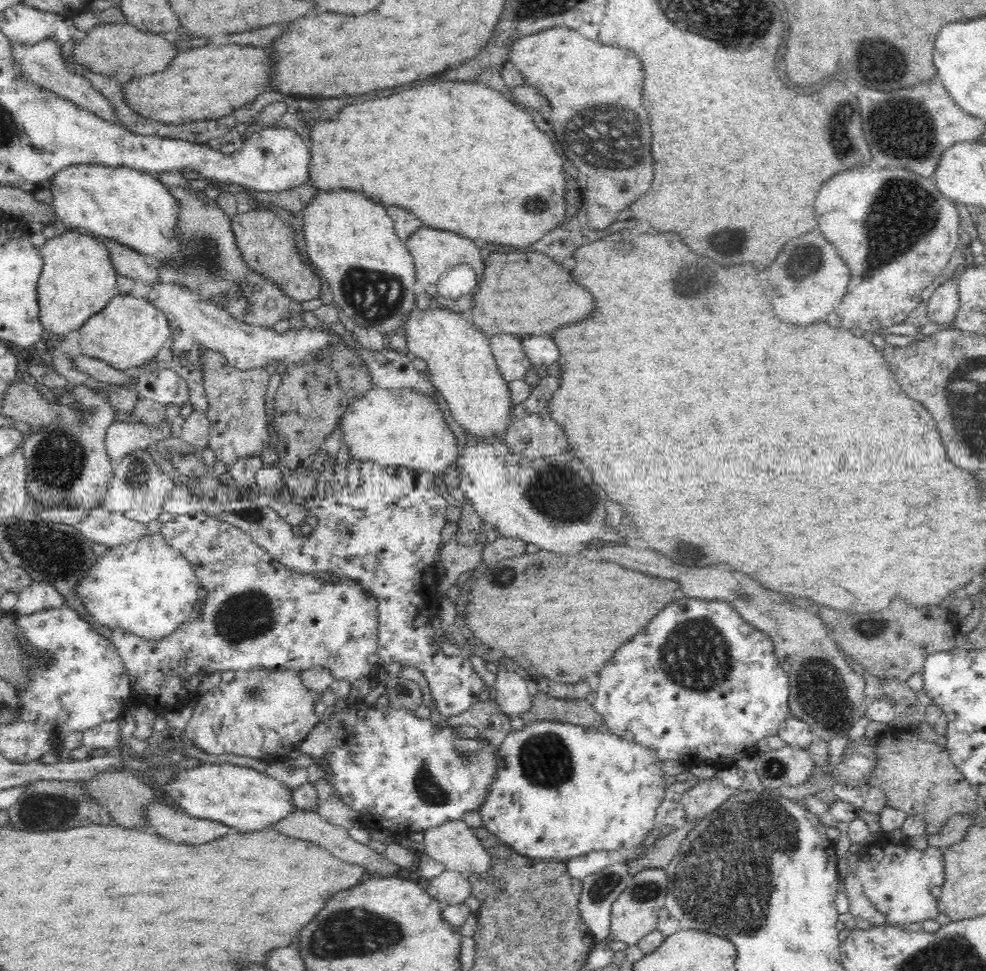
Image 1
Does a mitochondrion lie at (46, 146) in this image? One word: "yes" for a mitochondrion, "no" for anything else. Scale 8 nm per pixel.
no

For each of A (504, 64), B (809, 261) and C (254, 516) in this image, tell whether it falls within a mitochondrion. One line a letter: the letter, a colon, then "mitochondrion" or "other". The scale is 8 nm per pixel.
A: other
B: mitochondrion
C: mitochondrion

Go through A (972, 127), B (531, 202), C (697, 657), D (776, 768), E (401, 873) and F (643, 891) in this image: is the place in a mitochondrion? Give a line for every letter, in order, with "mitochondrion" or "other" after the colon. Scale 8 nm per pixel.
A: other
B: mitochondrion
C: mitochondrion
D: mitochondrion
E: other
F: mitochondrion

